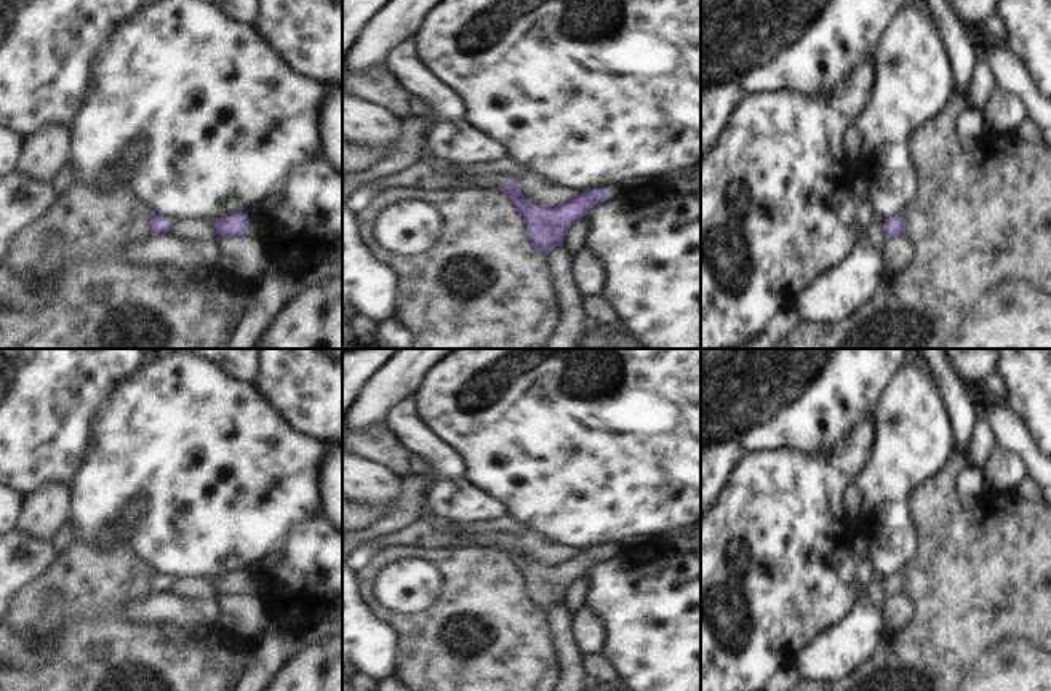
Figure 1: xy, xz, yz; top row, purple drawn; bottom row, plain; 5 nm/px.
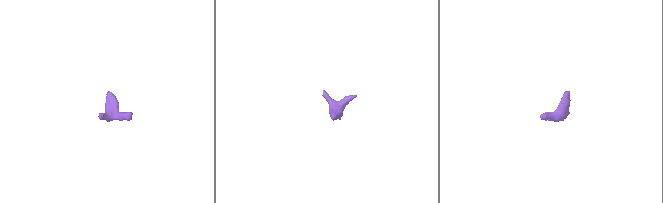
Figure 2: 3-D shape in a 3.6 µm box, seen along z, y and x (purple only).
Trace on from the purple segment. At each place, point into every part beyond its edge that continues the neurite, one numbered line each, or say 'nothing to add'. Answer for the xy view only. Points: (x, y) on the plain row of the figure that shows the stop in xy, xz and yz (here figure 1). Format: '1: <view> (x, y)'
nothing to add.

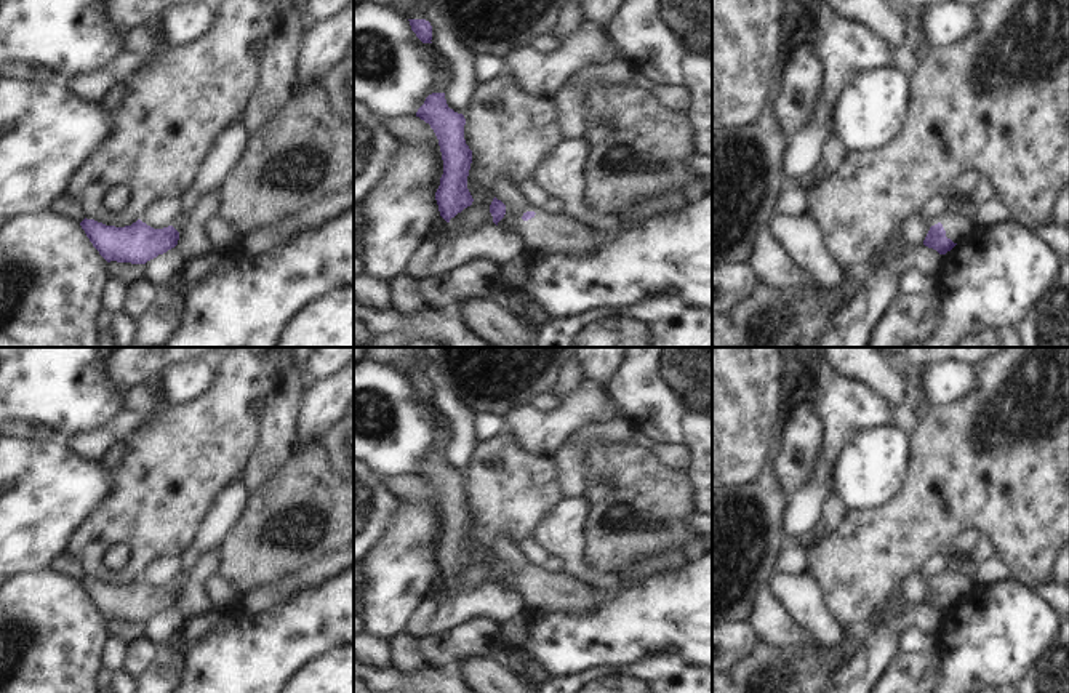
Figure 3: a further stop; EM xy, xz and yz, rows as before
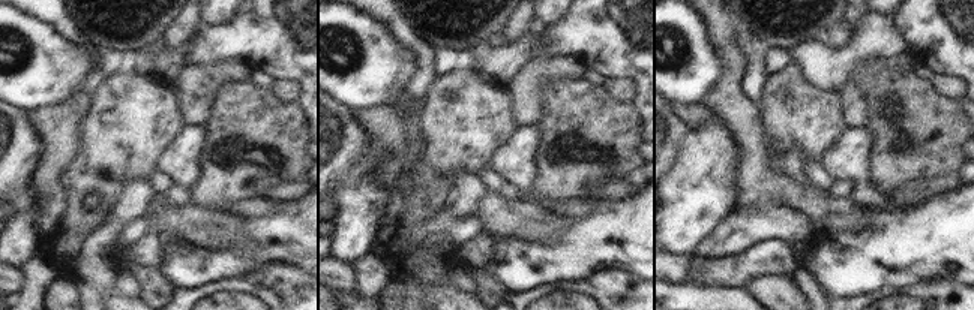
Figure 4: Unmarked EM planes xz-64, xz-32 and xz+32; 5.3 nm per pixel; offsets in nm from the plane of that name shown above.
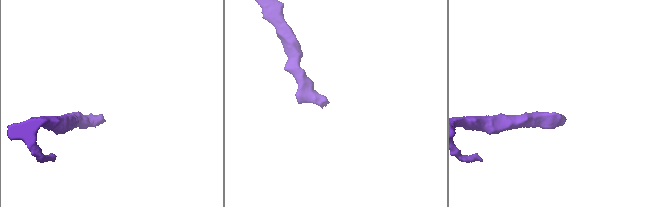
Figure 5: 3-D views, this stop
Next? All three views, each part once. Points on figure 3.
1: yz (957, 584).

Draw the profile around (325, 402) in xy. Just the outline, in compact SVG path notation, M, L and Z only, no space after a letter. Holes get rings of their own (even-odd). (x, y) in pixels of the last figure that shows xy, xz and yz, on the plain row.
M354 362L342 371L312 384L302 394L299 445L322 443L325 432L347 415L354 400Z

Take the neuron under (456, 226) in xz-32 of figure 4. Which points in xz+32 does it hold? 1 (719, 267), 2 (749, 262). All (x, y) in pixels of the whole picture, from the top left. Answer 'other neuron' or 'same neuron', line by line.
1: other neuron
2: other neuron

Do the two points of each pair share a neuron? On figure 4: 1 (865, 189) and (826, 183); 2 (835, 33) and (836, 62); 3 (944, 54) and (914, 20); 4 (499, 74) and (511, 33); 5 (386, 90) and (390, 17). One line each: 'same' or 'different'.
1: different
2: different
3: same
4: different
5: different

